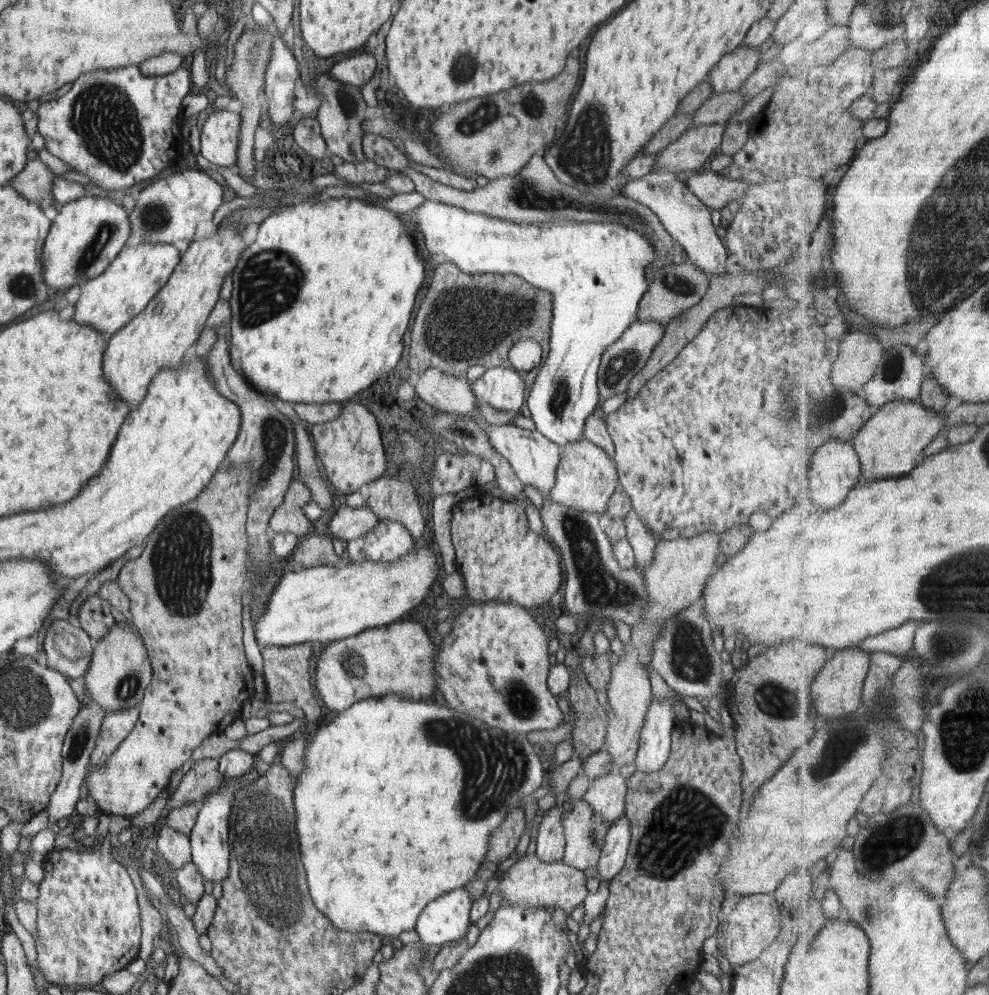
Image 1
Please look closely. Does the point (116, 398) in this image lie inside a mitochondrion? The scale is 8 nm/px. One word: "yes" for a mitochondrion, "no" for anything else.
no

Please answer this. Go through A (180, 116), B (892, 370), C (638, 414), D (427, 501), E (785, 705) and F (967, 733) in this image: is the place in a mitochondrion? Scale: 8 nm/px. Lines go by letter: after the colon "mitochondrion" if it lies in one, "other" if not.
A: other
B: mitochondrion
C: other
D: other
E: mitochondrion
F: mitochondrion

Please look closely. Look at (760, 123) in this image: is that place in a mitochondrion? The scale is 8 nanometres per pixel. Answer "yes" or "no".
no

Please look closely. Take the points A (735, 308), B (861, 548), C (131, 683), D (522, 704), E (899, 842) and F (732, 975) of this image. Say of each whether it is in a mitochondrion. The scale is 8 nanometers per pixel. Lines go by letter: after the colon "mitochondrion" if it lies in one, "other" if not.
A: other
B: other
C: mitochondrion
D: mitochondrion
E: mitochondrion
F: other

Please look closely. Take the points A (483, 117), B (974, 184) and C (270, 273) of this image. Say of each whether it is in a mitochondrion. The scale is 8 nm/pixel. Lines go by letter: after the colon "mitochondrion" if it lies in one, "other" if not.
A: mitochondrion
B: mitochondrion
C: mitochondrion

